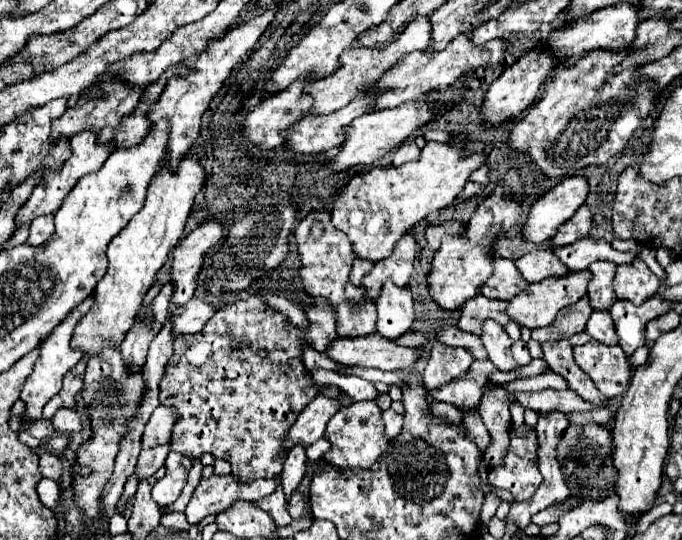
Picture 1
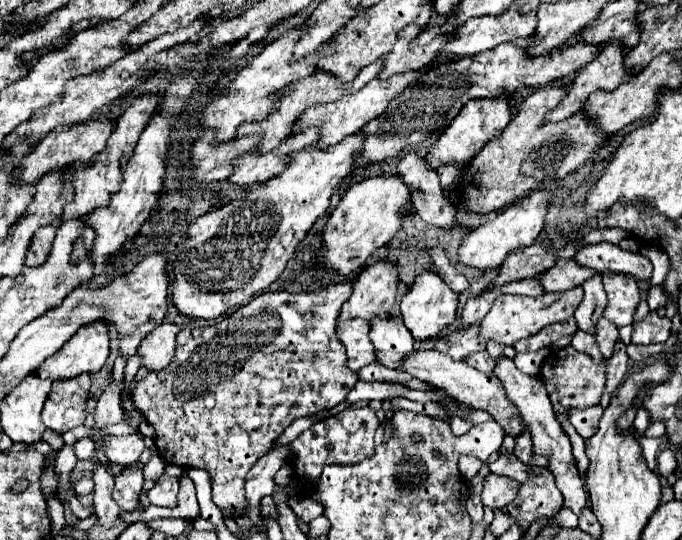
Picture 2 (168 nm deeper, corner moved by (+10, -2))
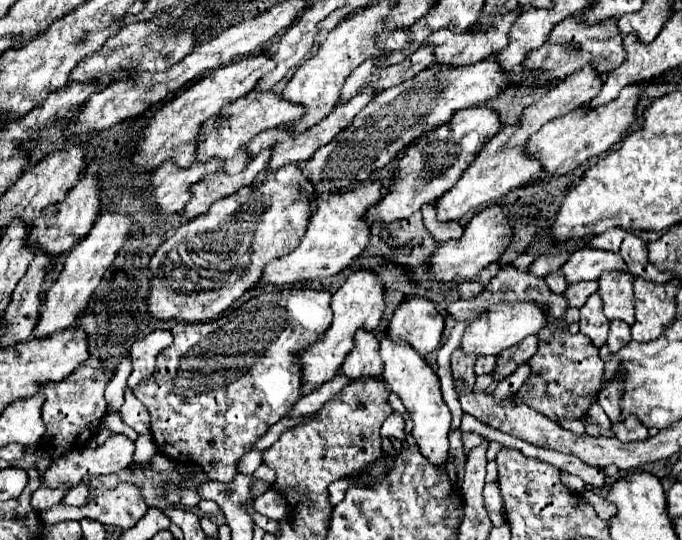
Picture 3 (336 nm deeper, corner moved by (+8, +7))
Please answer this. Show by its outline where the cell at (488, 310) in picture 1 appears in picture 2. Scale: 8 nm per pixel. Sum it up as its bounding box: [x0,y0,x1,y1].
[435,322,485,360]

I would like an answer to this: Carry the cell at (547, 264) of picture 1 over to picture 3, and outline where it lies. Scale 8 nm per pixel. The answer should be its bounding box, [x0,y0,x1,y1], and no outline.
[561,247,629,283]

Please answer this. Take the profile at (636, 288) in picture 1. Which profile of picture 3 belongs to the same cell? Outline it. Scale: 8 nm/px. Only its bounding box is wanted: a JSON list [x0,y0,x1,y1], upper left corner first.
[599,271,633,325]

